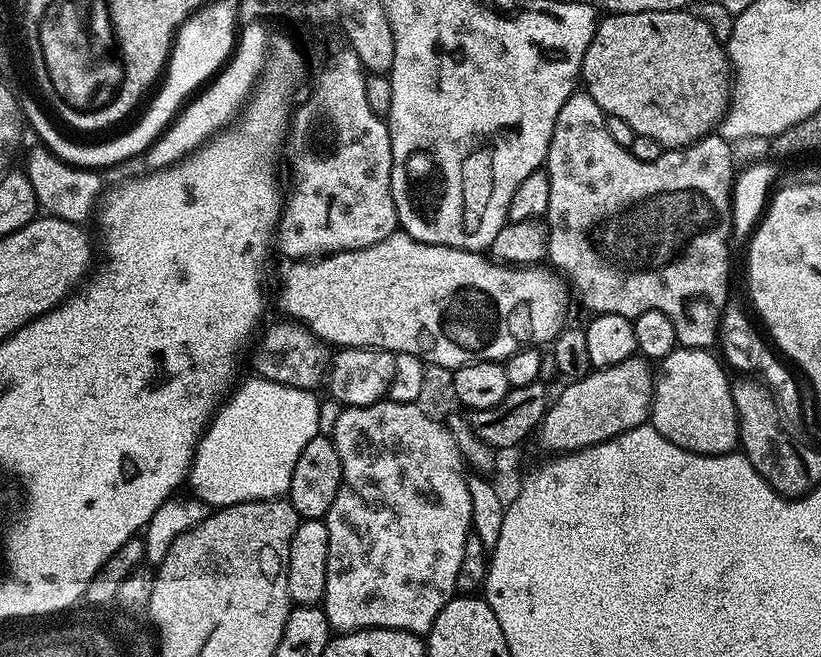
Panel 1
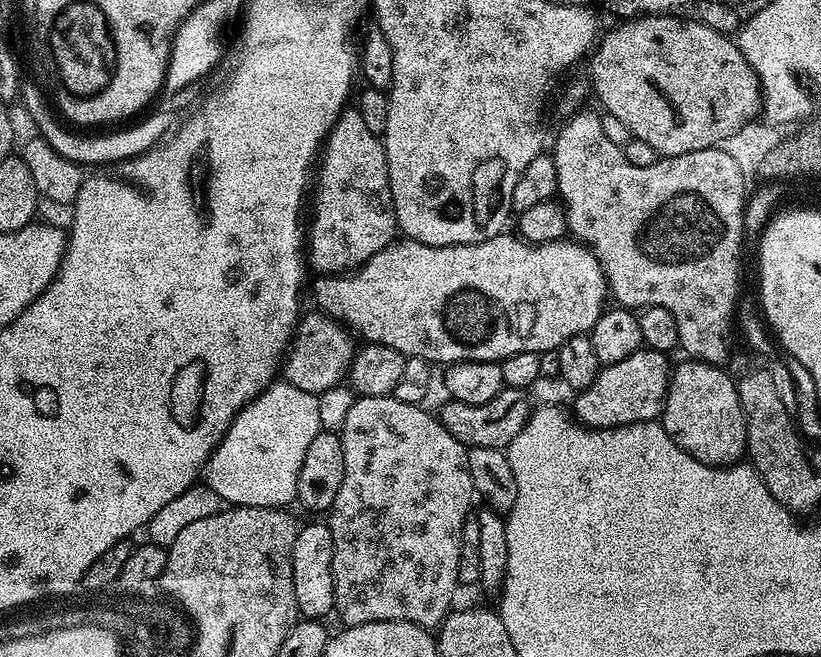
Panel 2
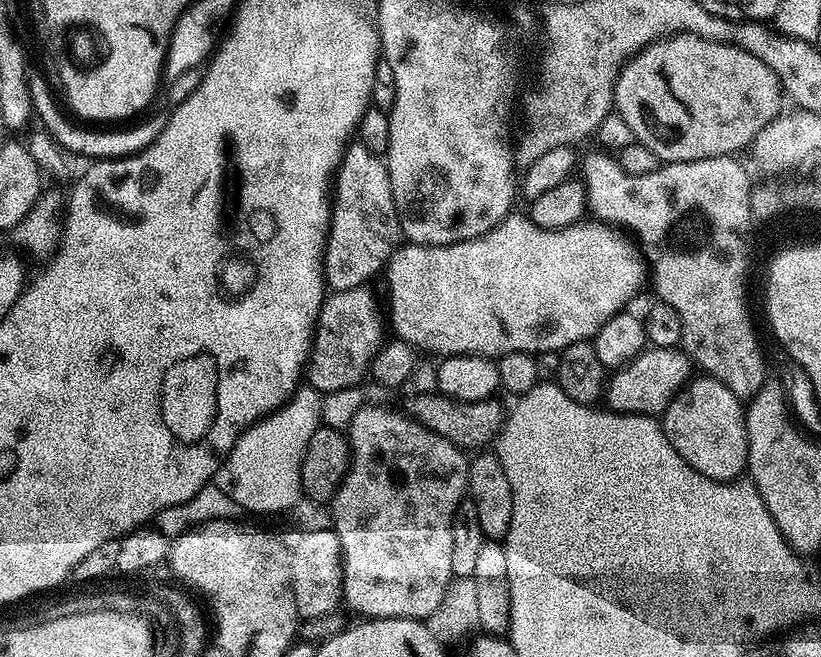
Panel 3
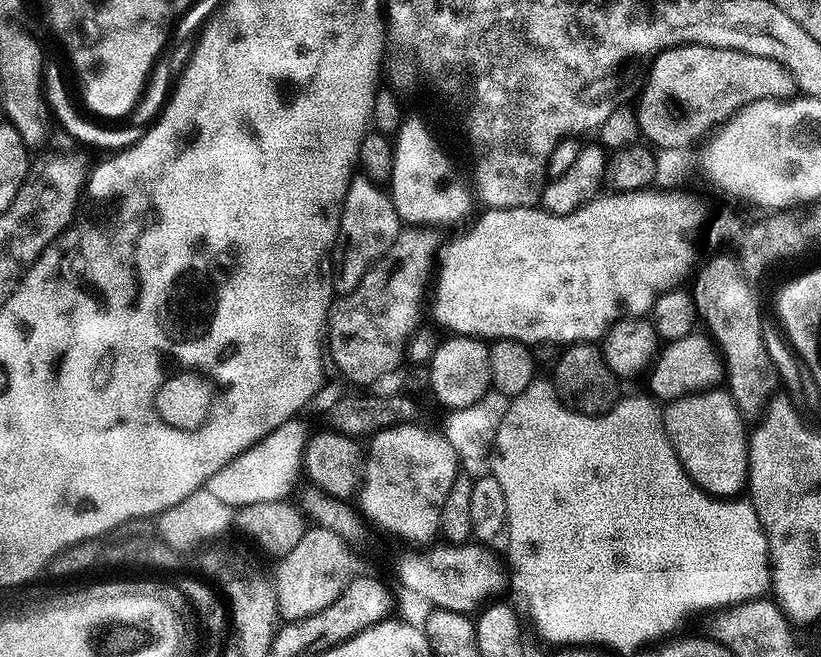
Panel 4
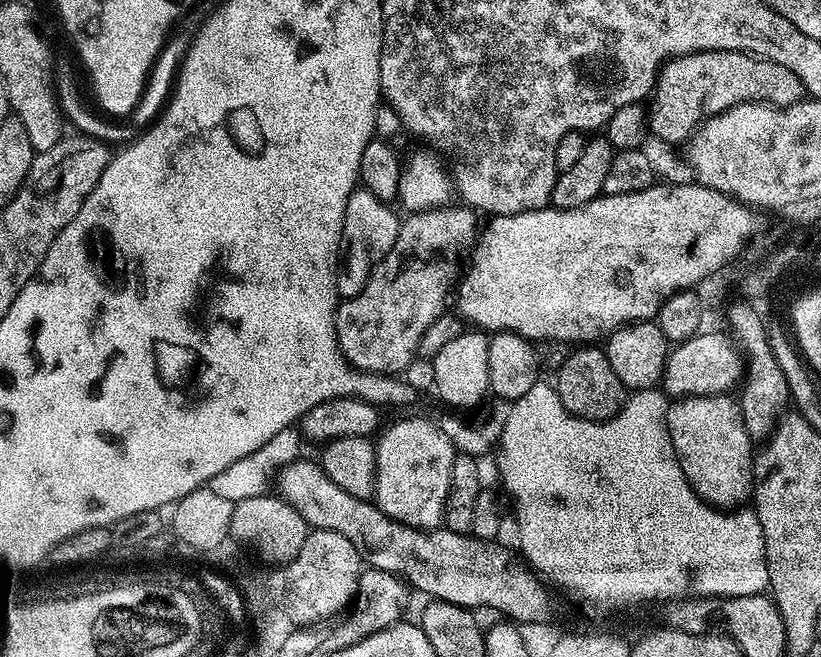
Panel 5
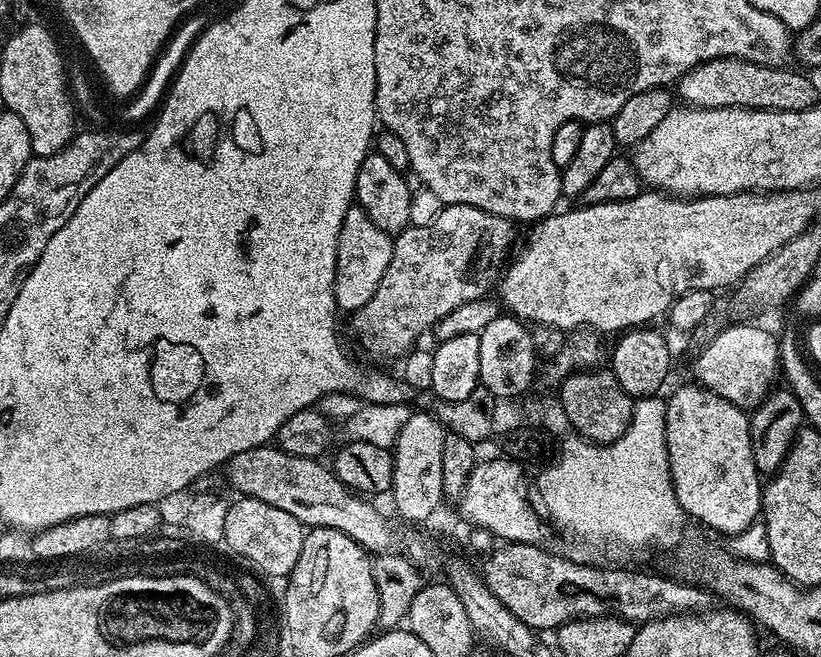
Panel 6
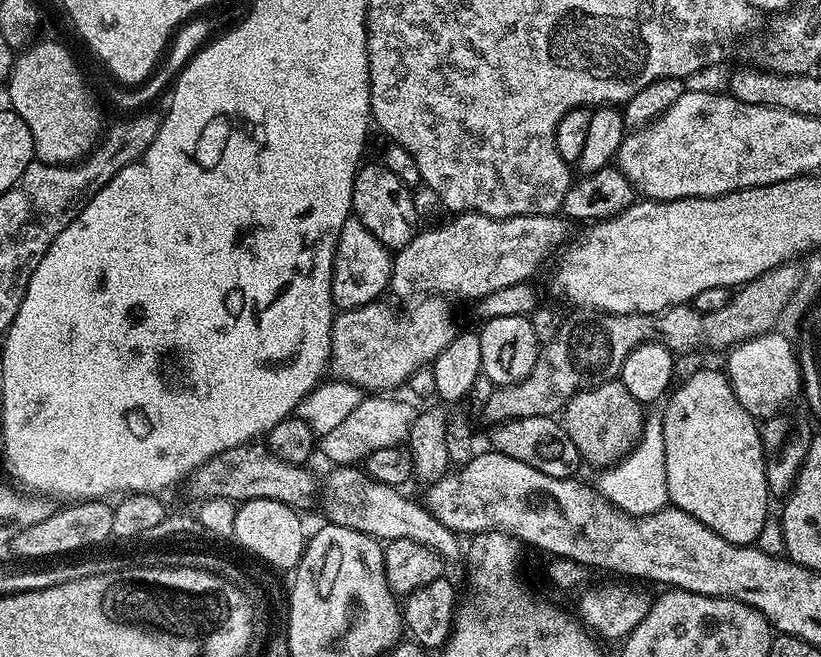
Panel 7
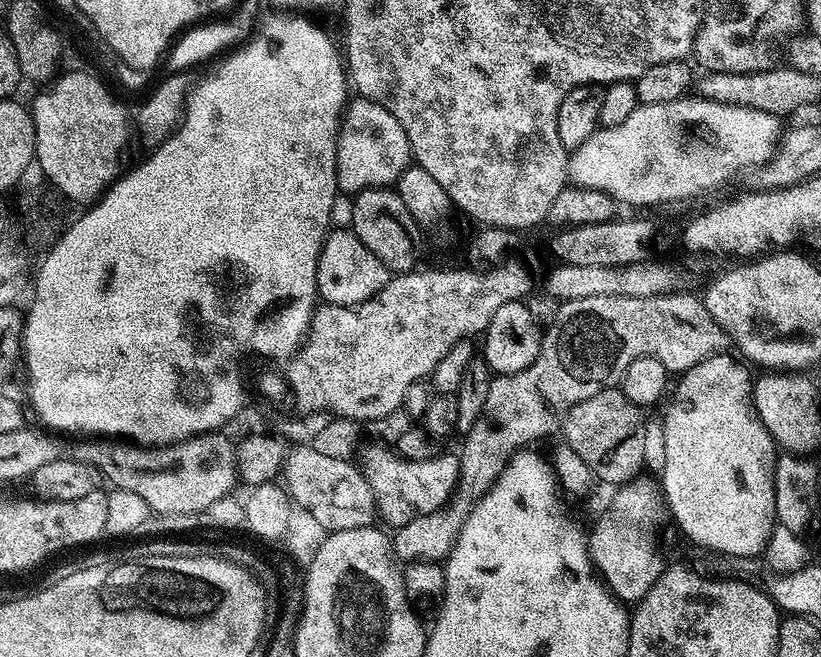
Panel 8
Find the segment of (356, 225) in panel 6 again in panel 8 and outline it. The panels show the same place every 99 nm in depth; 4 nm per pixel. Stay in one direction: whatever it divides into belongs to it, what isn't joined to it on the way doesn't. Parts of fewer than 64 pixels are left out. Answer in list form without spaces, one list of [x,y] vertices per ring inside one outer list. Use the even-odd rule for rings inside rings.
[[[333,227],[324,240],[322,254],[318,258],[318,278],[316,290],[319,299],[326,304],[361,304],[388,285],[390,273],[375,254],[370,254],[366,246],[347,227]]]

